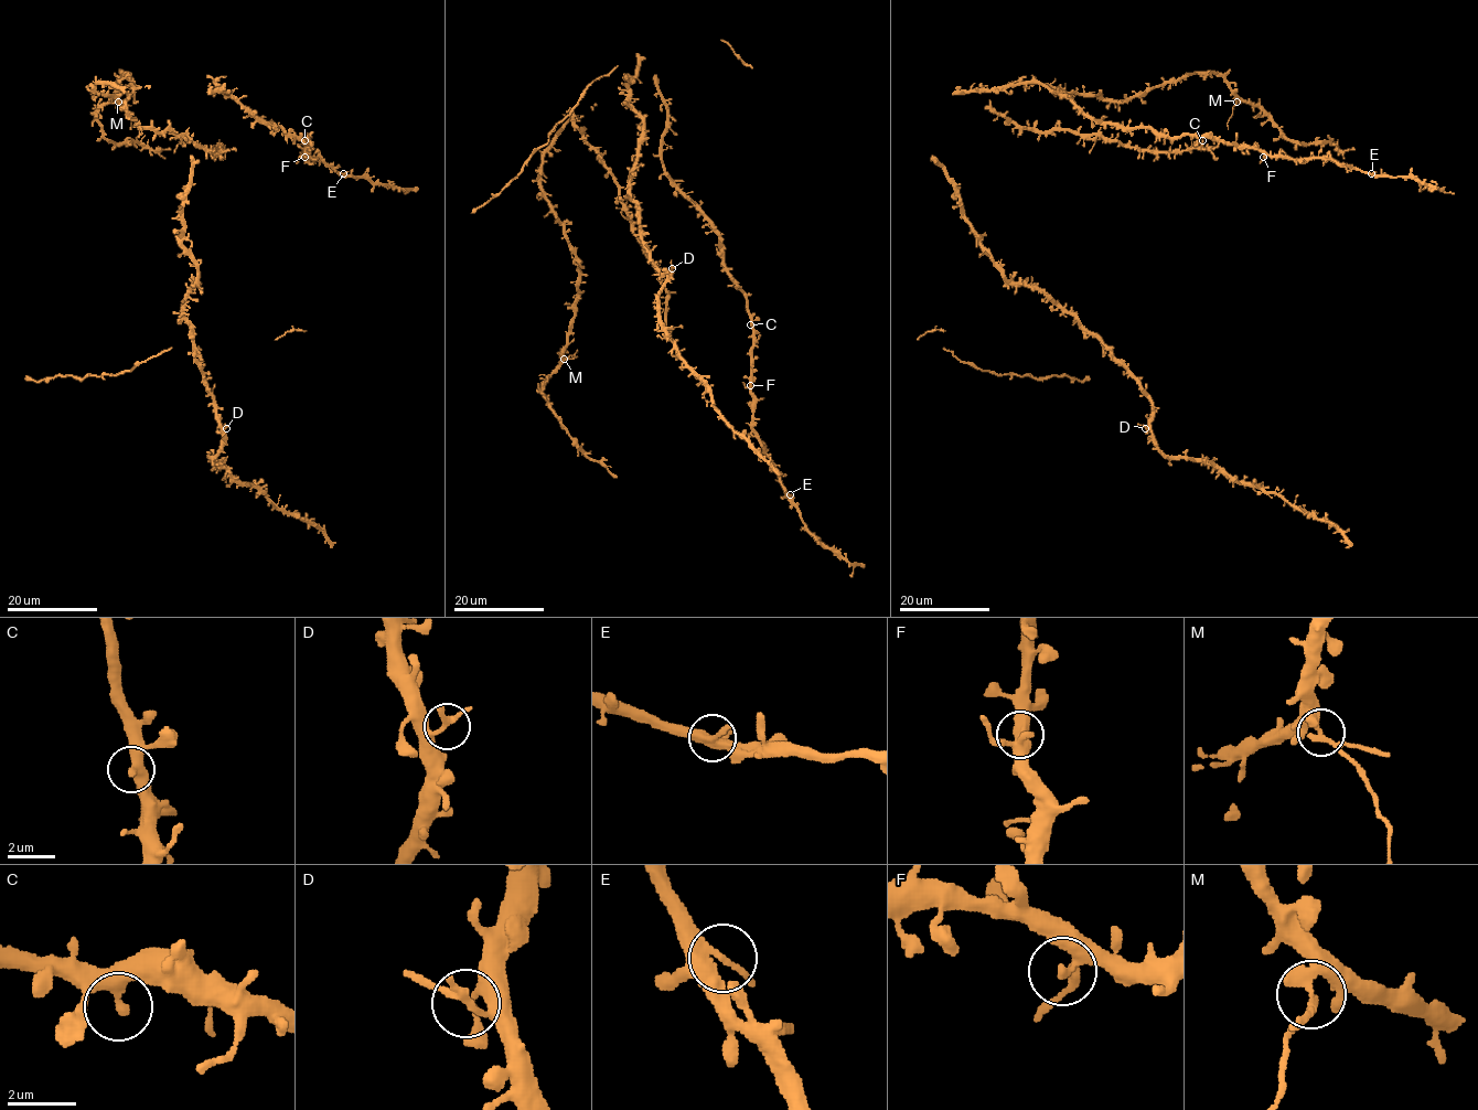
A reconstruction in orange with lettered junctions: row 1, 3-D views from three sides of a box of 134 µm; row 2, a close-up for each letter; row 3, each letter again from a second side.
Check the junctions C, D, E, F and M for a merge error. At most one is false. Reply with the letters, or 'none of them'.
M

